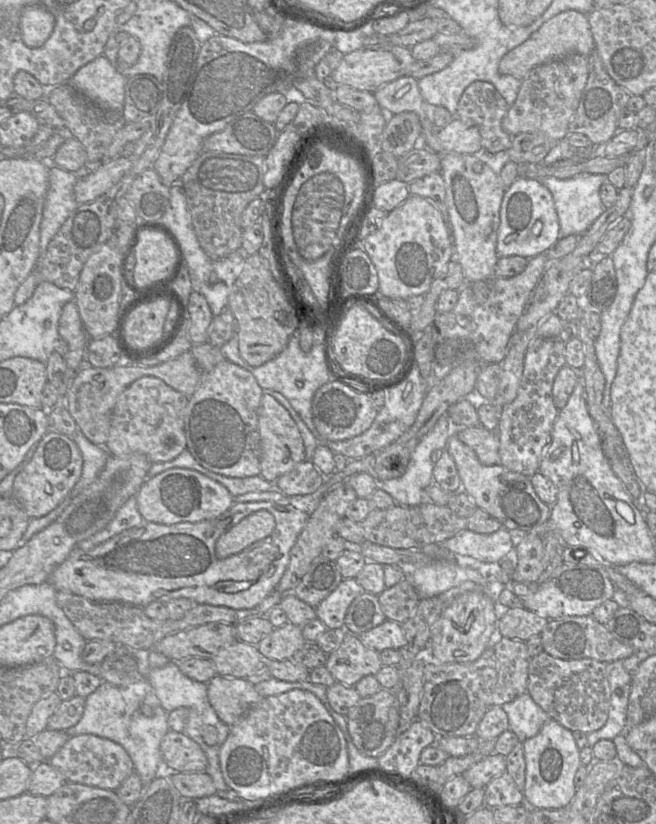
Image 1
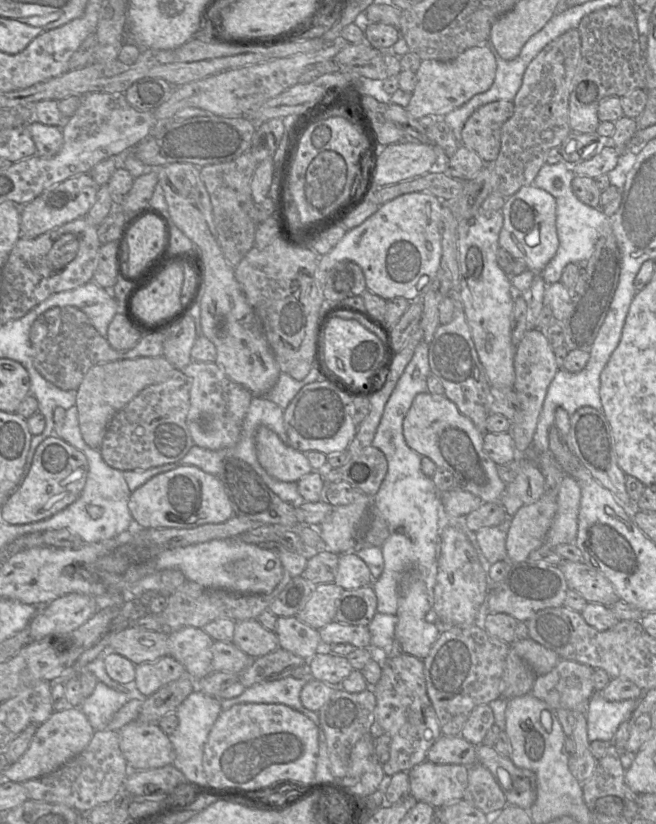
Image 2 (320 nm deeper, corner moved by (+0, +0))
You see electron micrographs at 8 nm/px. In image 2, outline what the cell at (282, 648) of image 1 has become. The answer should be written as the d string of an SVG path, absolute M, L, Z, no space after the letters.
M256 619L236 621L232 643L251 658L264 656L279 647L275 631L266 629Z

